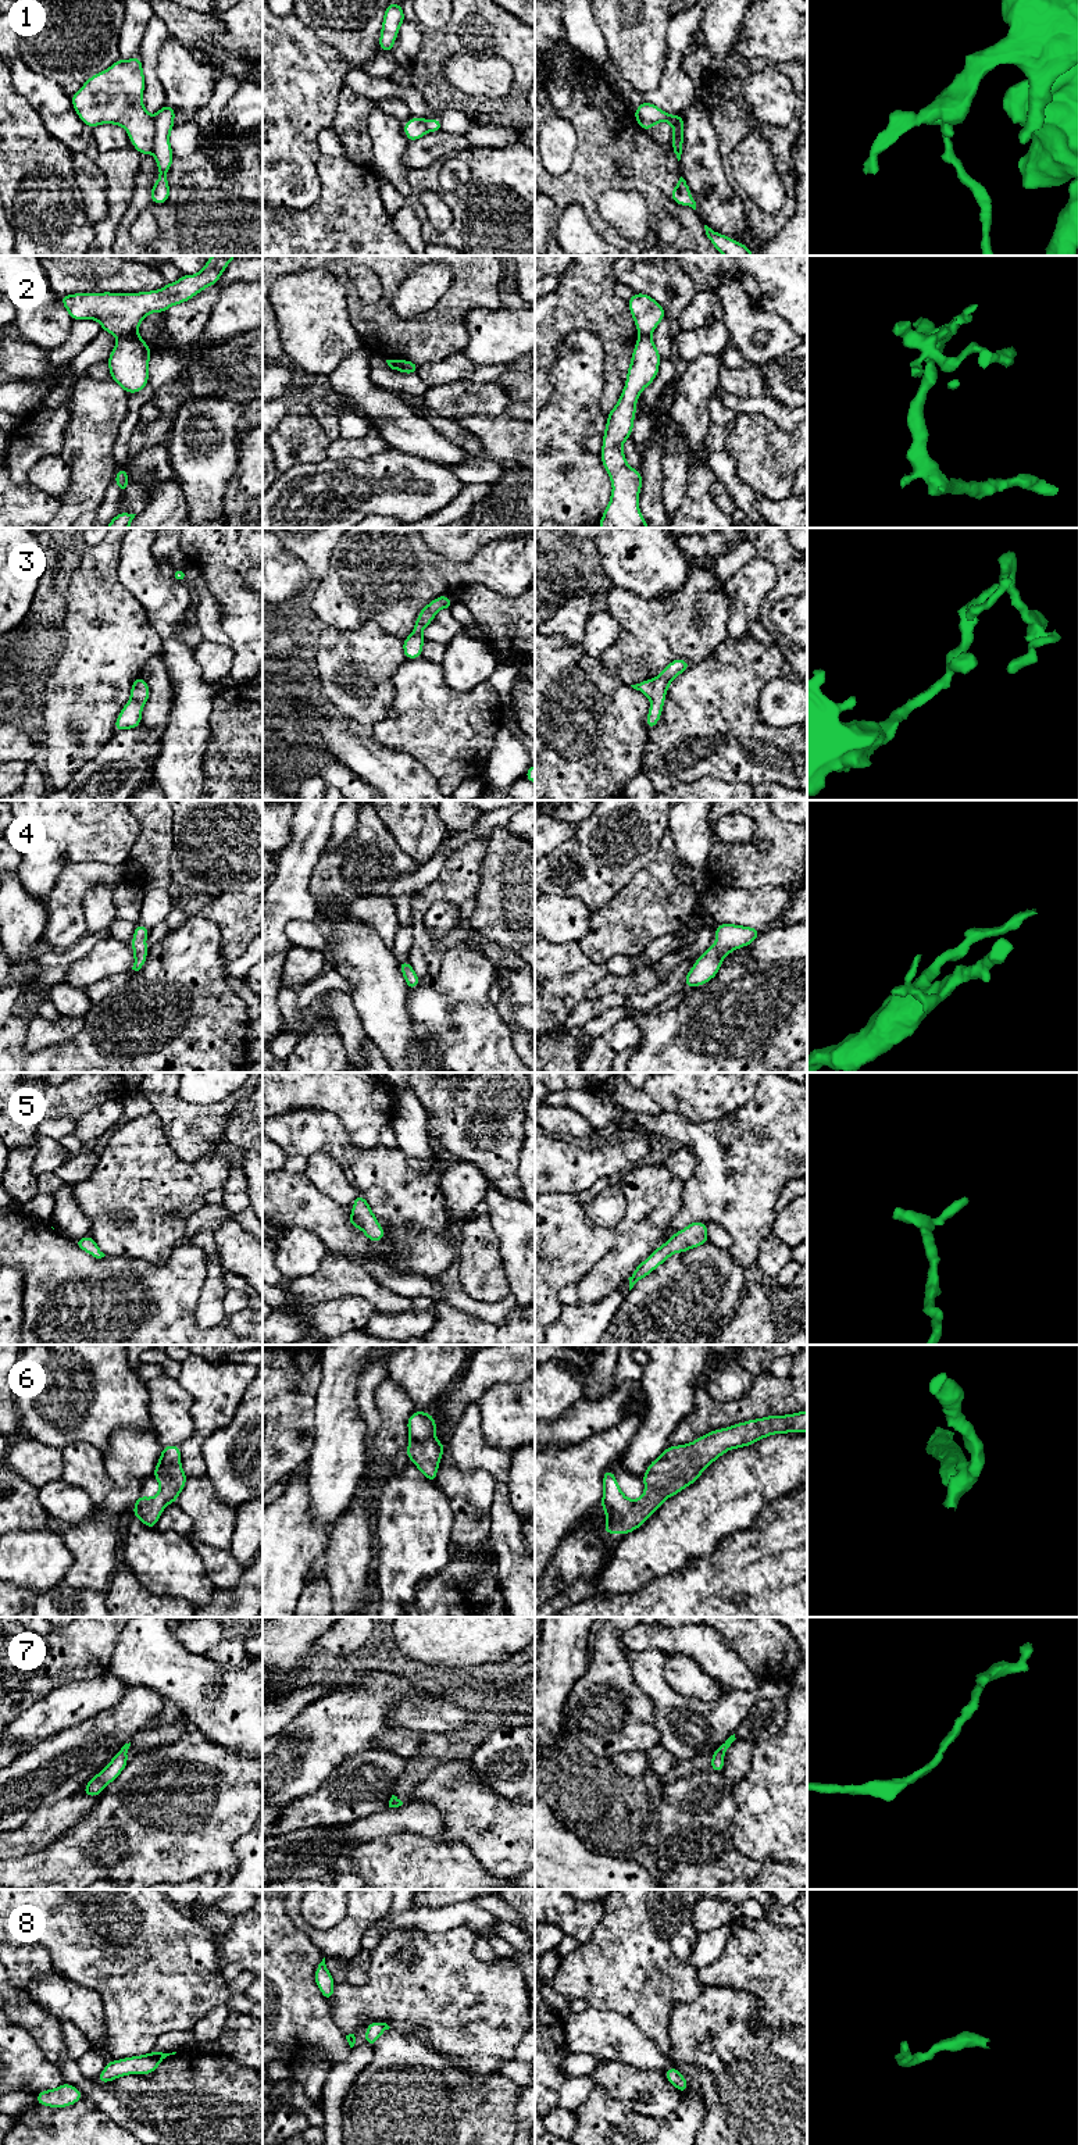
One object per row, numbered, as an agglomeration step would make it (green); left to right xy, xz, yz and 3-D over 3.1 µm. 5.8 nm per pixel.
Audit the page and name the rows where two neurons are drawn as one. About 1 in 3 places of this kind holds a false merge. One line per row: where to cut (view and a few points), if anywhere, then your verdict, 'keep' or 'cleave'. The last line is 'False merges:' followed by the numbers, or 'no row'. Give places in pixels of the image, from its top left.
1: cut in xy along (154, 117), (154, 146), (152, 150); cleave
2: cut in xy along (135, 331), (118, 336); cleave
3: no cut; keep
4: no cut; keep
5: no cut; keep
6: no cut; keep
7: no cut; keep
8: no cut; keep
False merges: 1, 2

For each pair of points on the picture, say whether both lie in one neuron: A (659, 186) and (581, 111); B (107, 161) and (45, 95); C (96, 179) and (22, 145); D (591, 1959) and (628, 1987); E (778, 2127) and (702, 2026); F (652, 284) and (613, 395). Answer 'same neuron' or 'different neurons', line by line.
A: same neuron
B: different neurons
C: different neurons
D: same neuron
E: same neuron
F: different neurons

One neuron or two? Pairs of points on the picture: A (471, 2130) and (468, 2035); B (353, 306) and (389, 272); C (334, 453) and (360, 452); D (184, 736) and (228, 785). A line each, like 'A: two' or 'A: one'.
A: two
B: one
C: one
D: two

